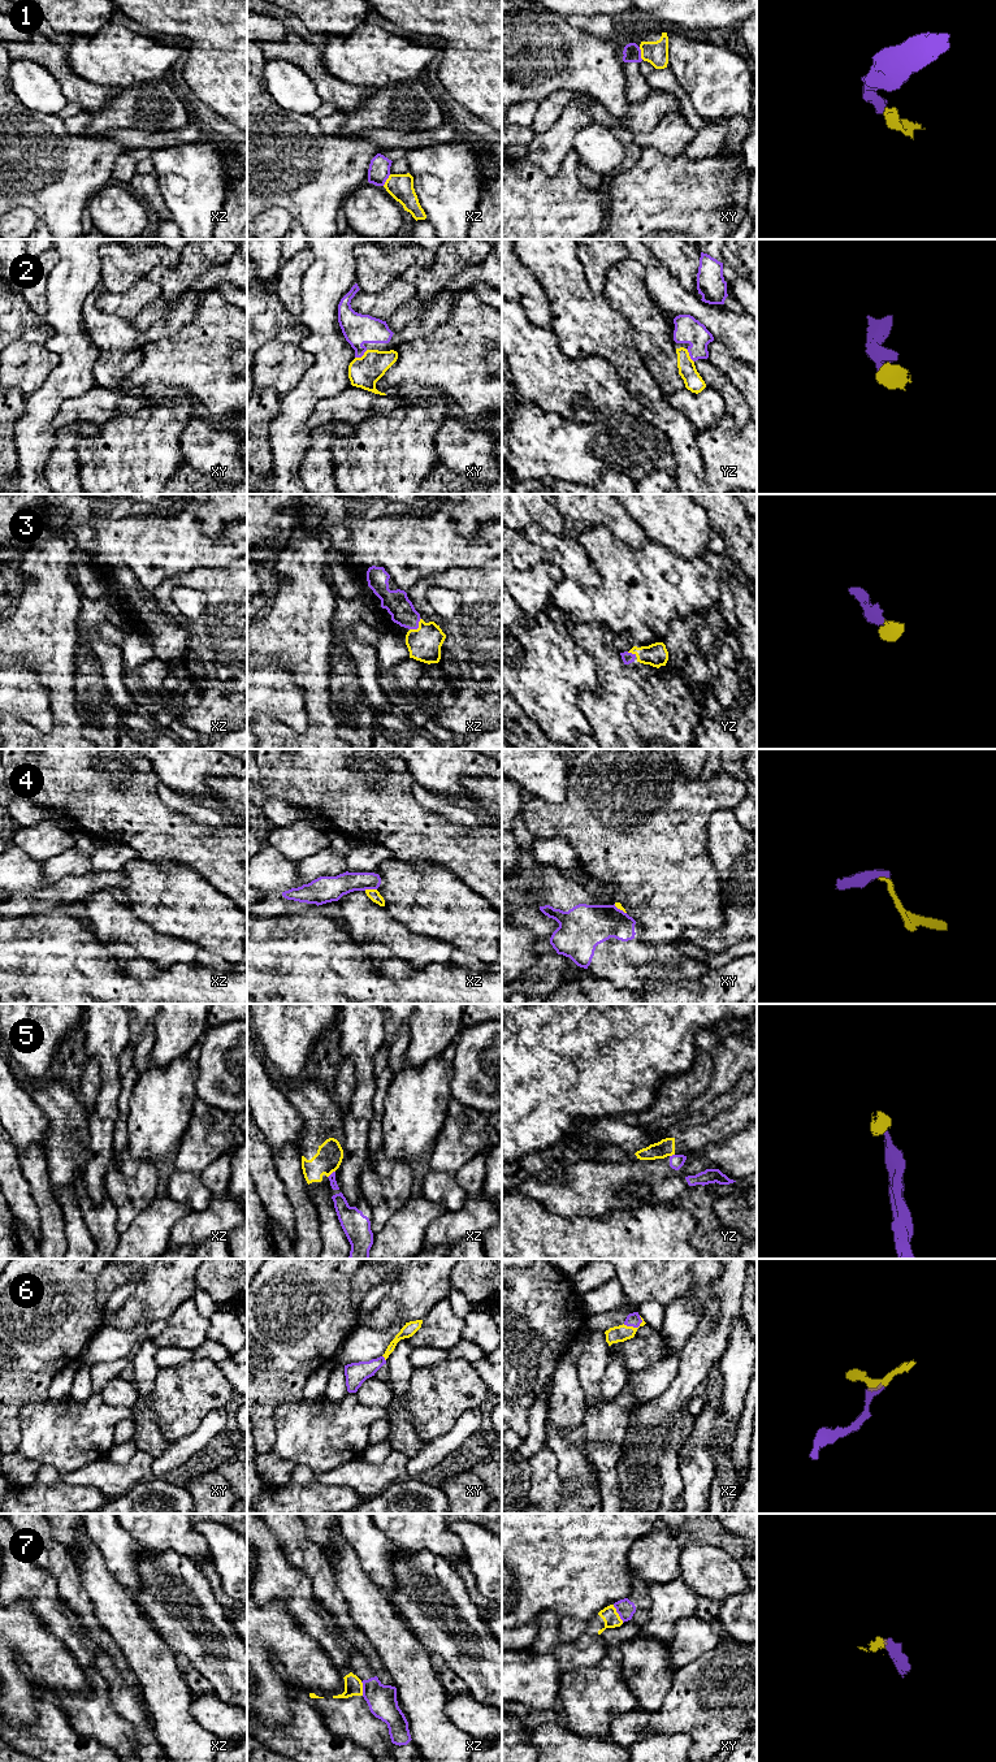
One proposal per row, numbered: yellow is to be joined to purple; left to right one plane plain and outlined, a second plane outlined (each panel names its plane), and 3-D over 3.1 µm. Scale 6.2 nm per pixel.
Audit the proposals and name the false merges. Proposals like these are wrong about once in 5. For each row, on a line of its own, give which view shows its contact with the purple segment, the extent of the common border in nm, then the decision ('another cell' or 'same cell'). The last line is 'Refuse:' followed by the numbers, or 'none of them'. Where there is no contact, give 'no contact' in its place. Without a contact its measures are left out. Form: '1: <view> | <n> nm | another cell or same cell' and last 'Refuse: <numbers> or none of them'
1: xy | 80 nm | another cell
2: xy | 90 nm | same cell
3: xz | 100 nm | same cell
4: xz | 80 nm | another cell
5: xz | 60 nm | another cell
6: xz | 130 nm | same cell
7: xy | 130 nm | another cell
Refuse: 1, 4, 5, 7

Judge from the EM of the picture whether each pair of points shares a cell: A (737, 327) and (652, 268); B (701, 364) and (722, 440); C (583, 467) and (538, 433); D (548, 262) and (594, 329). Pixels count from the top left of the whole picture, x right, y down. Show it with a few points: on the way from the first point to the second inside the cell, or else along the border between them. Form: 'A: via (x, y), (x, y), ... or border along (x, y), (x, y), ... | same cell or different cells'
A: via (715, 319), (685, 303), (672, 290) | same cell
B: border along (727, 412), (737, 428), (743, 427) | different cells
C: via (572, 457), (564, 449), (549, 444) | same cell
D: via (561, 278), (577, 312) | same cell

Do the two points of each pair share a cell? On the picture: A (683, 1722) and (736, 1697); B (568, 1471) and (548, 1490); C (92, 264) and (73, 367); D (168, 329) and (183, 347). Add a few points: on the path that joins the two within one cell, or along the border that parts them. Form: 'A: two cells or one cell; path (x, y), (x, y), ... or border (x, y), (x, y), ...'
A: one cell; path (696, 1709), (709, 1698), (723, 1697)
B: two cells; border (550, 1450), (563, 1486), (561, 1499)
C: one cell; path (72, 290), (72, 341)
D: two cells; border (195, 315), (173, 336), (148, 342), (144, 346)

